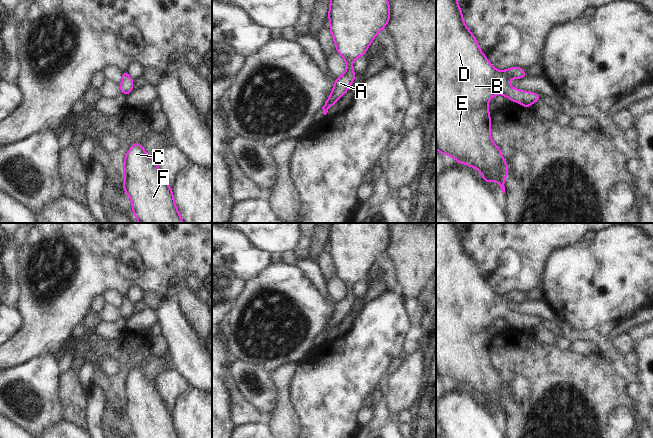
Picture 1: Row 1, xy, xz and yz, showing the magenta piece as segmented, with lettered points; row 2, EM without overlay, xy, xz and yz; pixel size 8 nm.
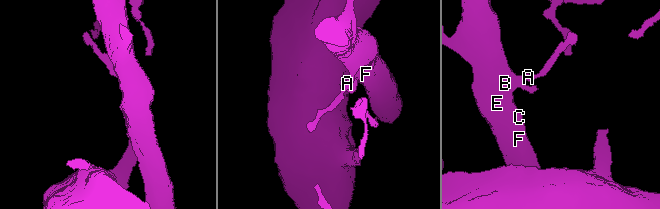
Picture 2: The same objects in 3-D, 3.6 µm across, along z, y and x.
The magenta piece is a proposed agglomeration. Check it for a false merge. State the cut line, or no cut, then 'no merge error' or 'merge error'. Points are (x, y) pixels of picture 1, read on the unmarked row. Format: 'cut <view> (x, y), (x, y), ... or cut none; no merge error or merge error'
cut none; no merge error

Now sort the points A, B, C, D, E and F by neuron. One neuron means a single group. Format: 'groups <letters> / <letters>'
groups A B C D E F

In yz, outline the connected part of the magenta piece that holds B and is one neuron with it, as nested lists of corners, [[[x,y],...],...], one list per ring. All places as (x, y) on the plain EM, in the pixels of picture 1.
[[[436,223],[436,373],[441,379],[452,380],[459,388],[477,392],[482,397],[482,404],[487,408],[490,409],[495,403],[503,417],[505,417],[504,405],[510,394],[500,372],[490,361],[491,338],[488,336],[488,326],[497,318],[503,318],[510,325],[521,327],[523,332],[530,331],[534,326],[541,324],[539,318],[512,312],[508,307],[511,302],[526,301],[525,294],[517,290],[503,295],[496,294],[480,274],[473,257],[465,250],[457,223]]]

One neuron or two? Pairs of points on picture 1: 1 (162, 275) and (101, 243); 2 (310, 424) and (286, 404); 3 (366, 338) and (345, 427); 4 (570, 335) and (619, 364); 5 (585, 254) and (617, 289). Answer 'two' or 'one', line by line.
1: one
2: two
3: one
4: one
5: one

